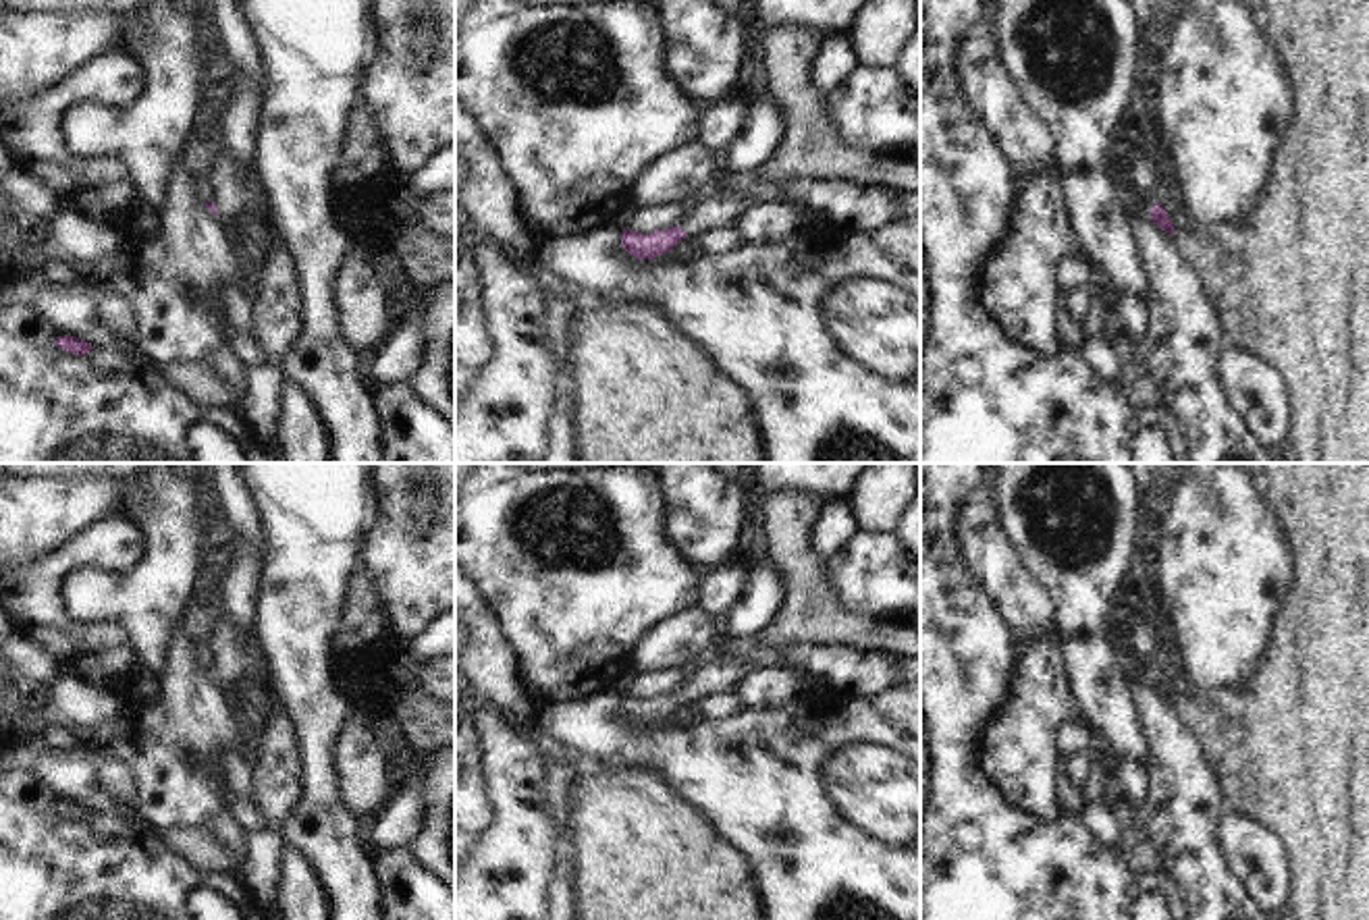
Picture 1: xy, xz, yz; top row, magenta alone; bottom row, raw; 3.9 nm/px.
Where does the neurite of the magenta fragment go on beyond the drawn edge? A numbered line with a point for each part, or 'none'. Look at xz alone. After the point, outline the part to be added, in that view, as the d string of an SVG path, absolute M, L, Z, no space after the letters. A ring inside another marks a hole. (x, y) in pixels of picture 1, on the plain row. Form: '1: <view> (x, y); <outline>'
1: xz (723, 673); M721 654L710 665L696 671L679 692L686 700L694 702L700 702L706 696L723 696L727 692L737 692L754 671L754 667Z

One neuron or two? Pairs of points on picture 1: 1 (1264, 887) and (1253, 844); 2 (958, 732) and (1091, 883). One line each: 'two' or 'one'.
1: one
2: one

